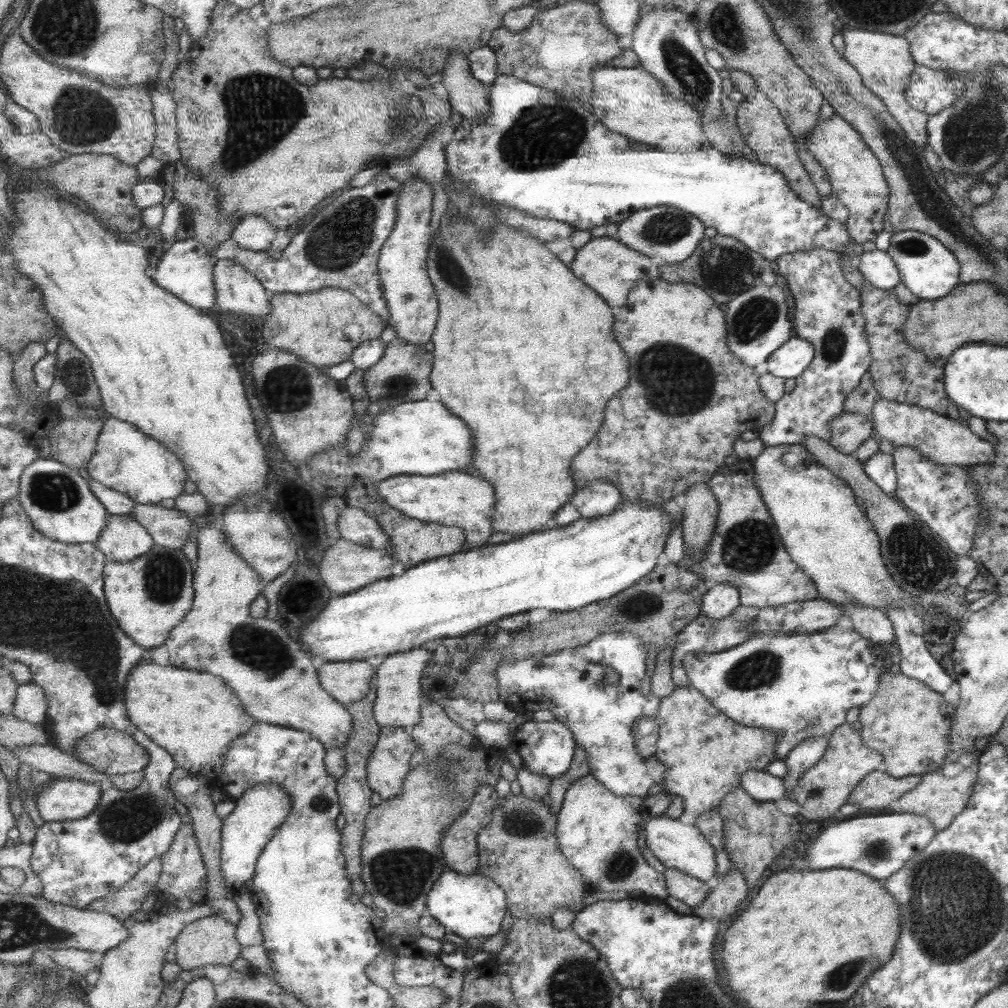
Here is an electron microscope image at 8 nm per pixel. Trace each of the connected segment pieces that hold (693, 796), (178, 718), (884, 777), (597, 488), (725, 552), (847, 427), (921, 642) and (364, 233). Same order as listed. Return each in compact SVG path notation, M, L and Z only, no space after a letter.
M690 684L685 687L675 687L669 696L660 699L658 713L653 717L657 722L658 738L655 742L655 753L652 758L666 766L663 774L664 792L677 796L682 800L683 810L691 816L701 816L711 810L716 810L719 802L741 786L739 778L748 770L765 771L766 767L777 756L774 754L777 745L777 735L769 730L759 730L749 726L741 726L730 720Z
M150 658L131 673L126 686L127 715L144 734L157 746L165 748L173 756L178 766L193 774L215 780L223 775L231 743L247 735L257 720L245 712L243 702L223 678L211 673L187 670L169 665L159 665Z
M881 768L867 774L867 777L858 782L854 791L849 794L849 803L867 810L887 810L891 802L897 806L902 794L915 789L920 782L919 774L892 778Z
M596 480L587 488L576 491L574 503L583 518L597 518L613 514L624 502L620 488L606 480Z
M724 464L706 484L718 504L715 528L700 561L693 561L692 552L684 544L682 562L677 565L699 575L708 584L727 582L737 587L743 606L763 608L815 599L818 594L815 583L790 558L751 476Z
M842 412L830 422L828 443L837 452L851 454L867 437L873 436L872 422L866 416Z
M887 607L884 613L891 621L894 632L893 644L898 648L901 656L898 664L900 673L943 694L954 680L943 671L931 655L926 637L911 633L905 617L905 608Z
M382 169L367 185L346 188L333 204L322 208L293 237L279 260L271 259L265 252L241 249L231 239L215 248L215 258L235 260L255 275L273 295L281 292L305 294L325 287L350 291L388 322L390 308L384 295L380 259L398 223L398 200L403 189L404 183Z

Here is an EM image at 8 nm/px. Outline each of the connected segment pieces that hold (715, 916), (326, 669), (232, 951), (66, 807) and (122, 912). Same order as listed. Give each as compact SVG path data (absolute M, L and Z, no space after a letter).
M730 868L725 874L715 876L710 893L696 906L692 913L696 917L711 917L712 920L727 920L739 908L739 904L747 896L747 885L743 876L735 868Z
M367 661L325 662L321 665L323 688L347 707L363 700L375 679L375 667Z
M218 914L196 920L185 927L176 940L177 964L183 971L203 966L229 966L242 956L242 944L238 941L238 925Z
M56 778L36 797L40 815L46 823L87 818L101 804L101 785L78 779Z
M155 858L149 864L145 865L134 877L131 882L128 882L121 890L111 893L106 896L106 900L99 899L92 902L88 908L99 912L108 912L115 915L118 919L124 922L134 913L143 908L143 902L147 900L147 894L151 891L156 891L158 880L162 875L163 862L162 858Z

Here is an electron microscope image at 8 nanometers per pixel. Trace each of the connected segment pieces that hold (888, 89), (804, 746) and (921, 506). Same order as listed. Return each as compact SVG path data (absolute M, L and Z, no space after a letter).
M847 30L841 33L844 50L841 54L861 75L862 82L886 105L895 122L905 131L906 137L921 150L926 146L929 132L926 122L929 115L915 110L906 98L906 88L914 72L914 59L910 55L910 44L901 36L865 32L865 30Z
M829 734L827 737L812 737L799 743L787 754L786 759L782 760L787 770L787 774L782 778L783 784L786 784L787 794L793 792L798 779L806 770L823 758L829 744Z
M897 445L893 447L892 455L875 451L862 462L862 469L881 492L899 498L915 512L953 554L968 556L976 534L982 530L982 522L977 518L980 513L976 498L978 487L972 481L972 468L931 462L915 447Z

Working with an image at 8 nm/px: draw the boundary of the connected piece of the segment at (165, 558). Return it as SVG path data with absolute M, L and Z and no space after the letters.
M155 543L149 553L134 561L124 563L108 561L104 570L104 591L111 612L119 621L120 627L143 648L154 649L164 644L165 640L171 636L171 630L181 624L187 614L191 612L196 591L194 587L195 573L196 568L191 564L183 549L165 548Z

